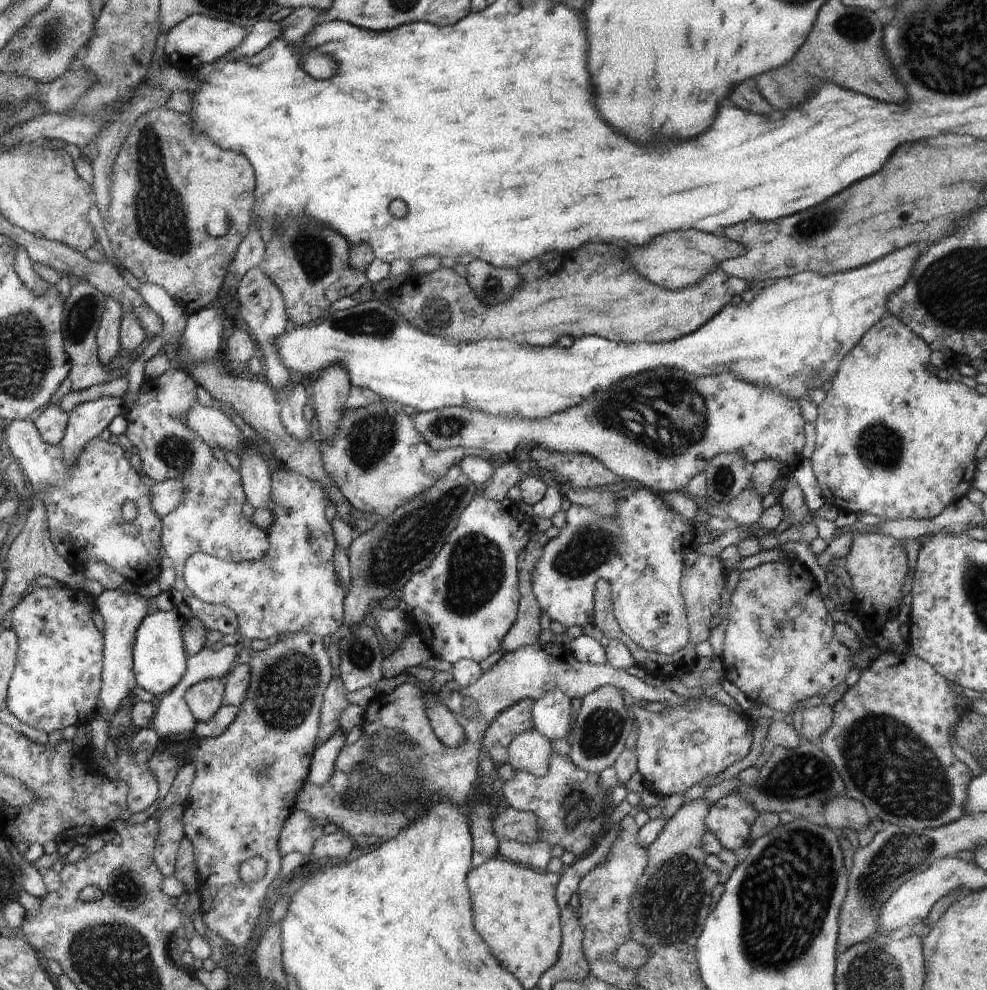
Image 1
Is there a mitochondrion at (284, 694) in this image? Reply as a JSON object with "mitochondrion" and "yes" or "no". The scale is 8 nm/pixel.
{"mitochondrion":"yes"}

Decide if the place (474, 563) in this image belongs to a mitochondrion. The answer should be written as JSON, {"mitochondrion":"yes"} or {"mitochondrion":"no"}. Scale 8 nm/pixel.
{"mitochondrion":"yes"}

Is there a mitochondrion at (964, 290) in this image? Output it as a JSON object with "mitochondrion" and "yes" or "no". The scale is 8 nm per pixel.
{"mitochondrion":"yes"}

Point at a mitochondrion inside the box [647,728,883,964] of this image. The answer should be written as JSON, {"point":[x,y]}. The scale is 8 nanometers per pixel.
{"point":[801,773]}

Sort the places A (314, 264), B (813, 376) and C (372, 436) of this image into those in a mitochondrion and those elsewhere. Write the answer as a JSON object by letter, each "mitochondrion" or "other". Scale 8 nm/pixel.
{"A":"mitochondrion","B":"mitochondrion","C":"mitochondrion"}

